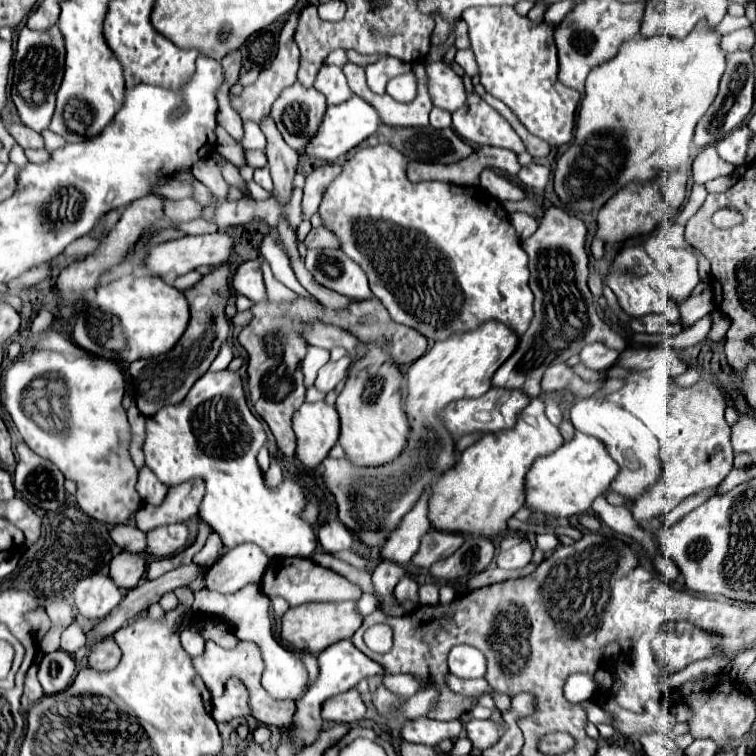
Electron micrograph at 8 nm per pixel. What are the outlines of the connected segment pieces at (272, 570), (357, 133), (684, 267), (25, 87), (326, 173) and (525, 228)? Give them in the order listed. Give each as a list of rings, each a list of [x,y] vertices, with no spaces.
[[[278,558],[272,560],[262,576],[262,590],[266,596],[282,596],[290,606],[304,602],[346,602],[360,598],[360,586],[352,584],[338,572],[322,568],[308,558]]]
[[[352,96],[344,104],[326,108],[324,120],[320,122],[320,128],[318,128],[316,136],[312,136],[312,140],[308,140],[308,148],[304,148],[304,152],[300,152],[300,158],[302,160],[314,160],[314,162],[318,162],[318,160],[322,160],[322,162],[336,162],[348,150],[352,150],[362,140],[372,136],[376,132],[378,124],[380,124],[380,118],[378,118],[376,110],[368,102],[364,102],[362,98]]]
[[[658,236],[644,242],[644,252],[652,258],[654,268],[666,278],[666,286],[668,286],[670,296],[676,302],[690,298],[692,290],[700,282],[696,256],[690,254],[688,250],[668,246]]]
[[[28,26],[20,30],[16,56],[14,56],[14,82],[12,82],[10,96],[18,110],[20,120],[36,132],[42,132],[54,114],[56,92],[64,76],[64,56],[66,56],[64,40],[58,26],[46,32],[36,32],[30,30]]]
[[[324,164],[314,168],[308,178],[306,178],[306,186],[304,186],[304,198],[302,198],[302,210],[304,210],[304,218],[310,220],[310,216],[318,210],[320,200],[324,196],[324,190],[328,188],[328,184],[340,174],[340,166],[338,164]]]
[[[522,212],[520,214],[510,214],[510,220],[512,220],[512,224],[514,224],[514,228],[516,228],[518,236],[520,236],[520,240],[526,240],[538,228],[538,222],[532,216],[522,214]]]

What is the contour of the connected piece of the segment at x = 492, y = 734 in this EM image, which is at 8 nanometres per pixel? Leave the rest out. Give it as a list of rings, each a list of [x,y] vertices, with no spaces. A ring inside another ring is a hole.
[[[470,720],[466,724],[466,732],[468,732],[468,738],[472,740],[472,744],[480,750],[486,750],[494,746],[504,735],[508,725],[494,724],[490,720]]]

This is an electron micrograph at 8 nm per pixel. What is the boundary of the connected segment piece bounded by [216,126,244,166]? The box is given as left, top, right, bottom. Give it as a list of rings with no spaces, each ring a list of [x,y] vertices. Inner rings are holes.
[[[222,126],[217,127],[216,135],[216,150],[218,150],[226,160],[230,160],[230,163],[234,164],[234,166],[244,164],[244,154],[242,154],[240,144],[238,144]]]

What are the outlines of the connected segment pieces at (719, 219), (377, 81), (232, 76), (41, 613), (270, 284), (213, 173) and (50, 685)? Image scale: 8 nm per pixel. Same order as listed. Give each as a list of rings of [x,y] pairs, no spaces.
[[[720,208],[714,212],[712,222],[716,224],[716,228],[732,228],[736,224],[742,224],[742,216],[740,212],[736,212],[736,208]]]
[[[382,56],[380,60],[376,60],[374,64],[366,66],[366,80],[368,80],[368,88],[374,94],[384,94],[386,92],[386,84],[388,80],[392,80],[398,74],[410,72],[412,64],[406,64],[398,58],[390,58],[390,56]]]
[[[240,52],[224,56],[222,68],[224,68],[224,76],[226,76],[228,86],[234,86],[238,82],[238,72],[240,72]]]
[[[36,608],[36,612],[30,612],[26,618],[28,618],[28,622],[32,626],[32,632],[36,636],[36,644],[40,644],[40,640],[44,638],[44,634],[50,628],[50,618],[48,618],[46,610],[44,608]]]
[[[262,262],[262,272],[264,272],[264,284],[266,284],[266,296],[272,302],[290,302],[294,300],[294,292],[288,290],[282,282],[278,282],[270,270],[268,262]]]
[[[198,162],[194,168],[192,168],[192,172],[194,172],[194,176],[202,182],[202,184],[206,184],[220,200],[226,200],[228,198],[228,184],[224,182],[224,178],[222,178],[222,174],[220,174],[220,168],[216,166],[216,164],[212,164],[212,162]]]
[[[64,650],[46,654],[38,666],[38,682],[42,684],[44,694],[56,694],[56,692],[64,692],[64,688],[68,688],[72,684],[72,676],[74,676],[76,664],[72,660],[72,656]]]

